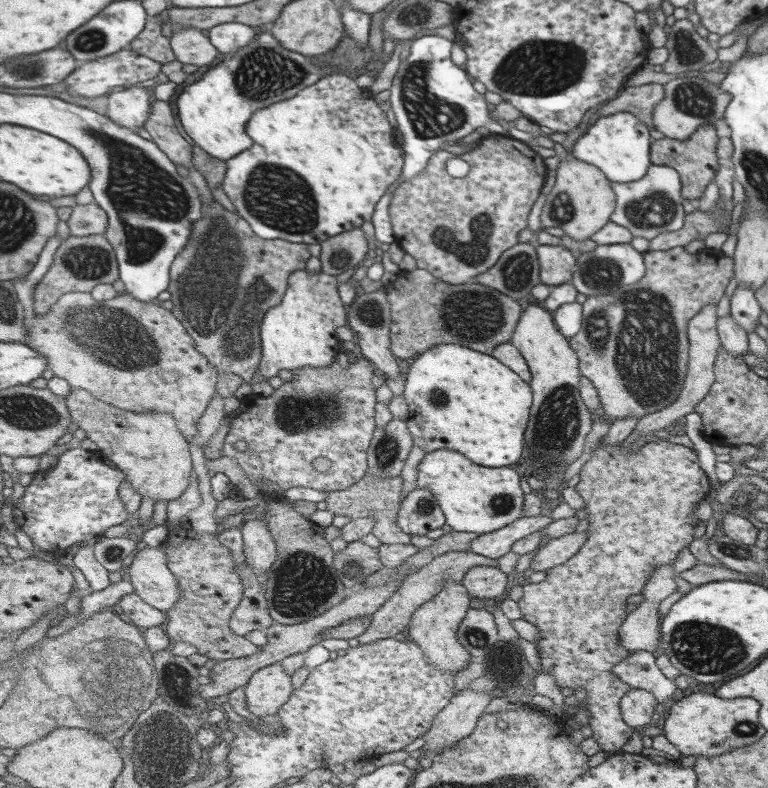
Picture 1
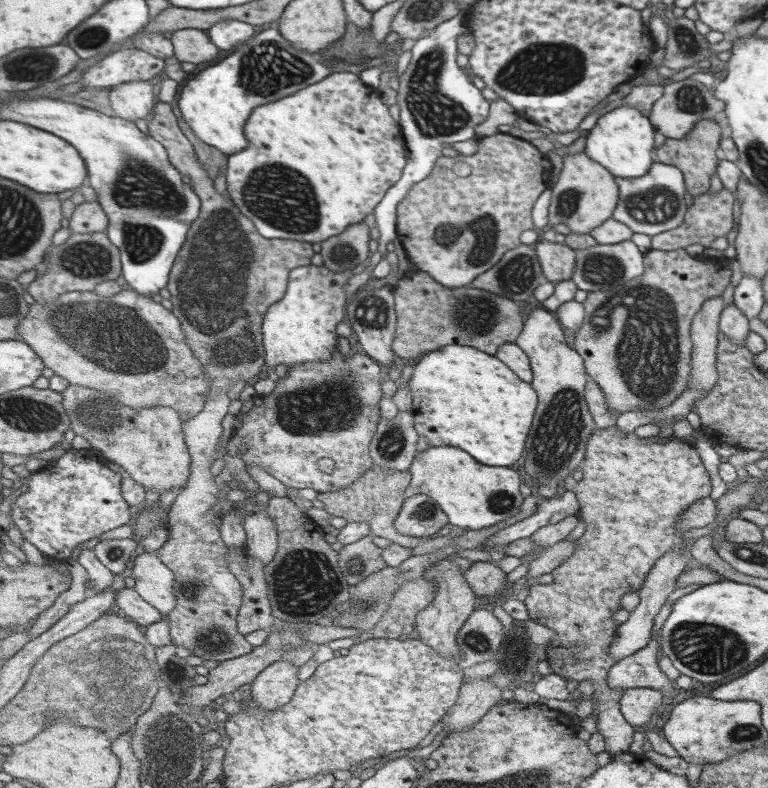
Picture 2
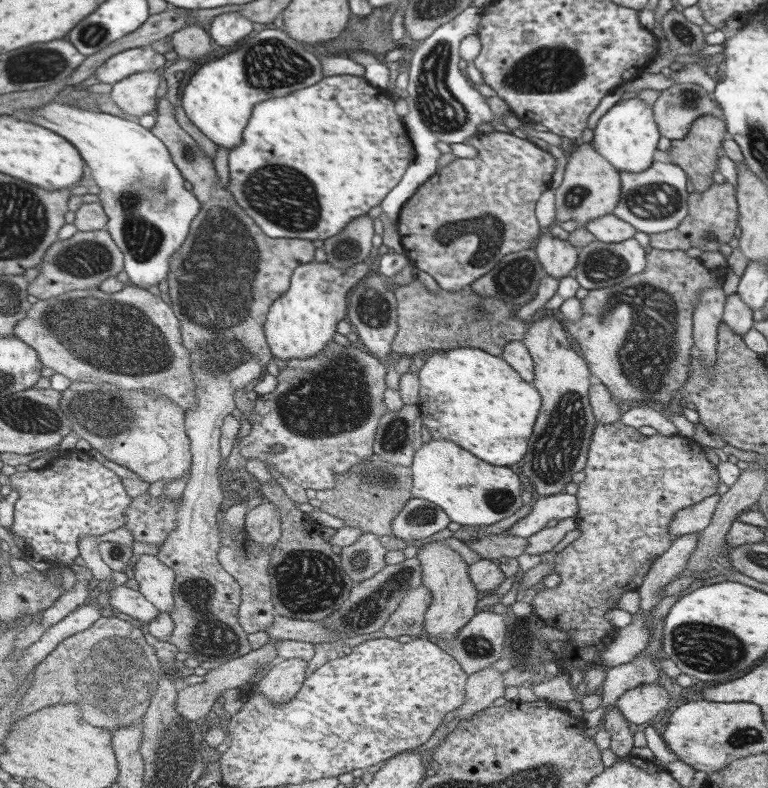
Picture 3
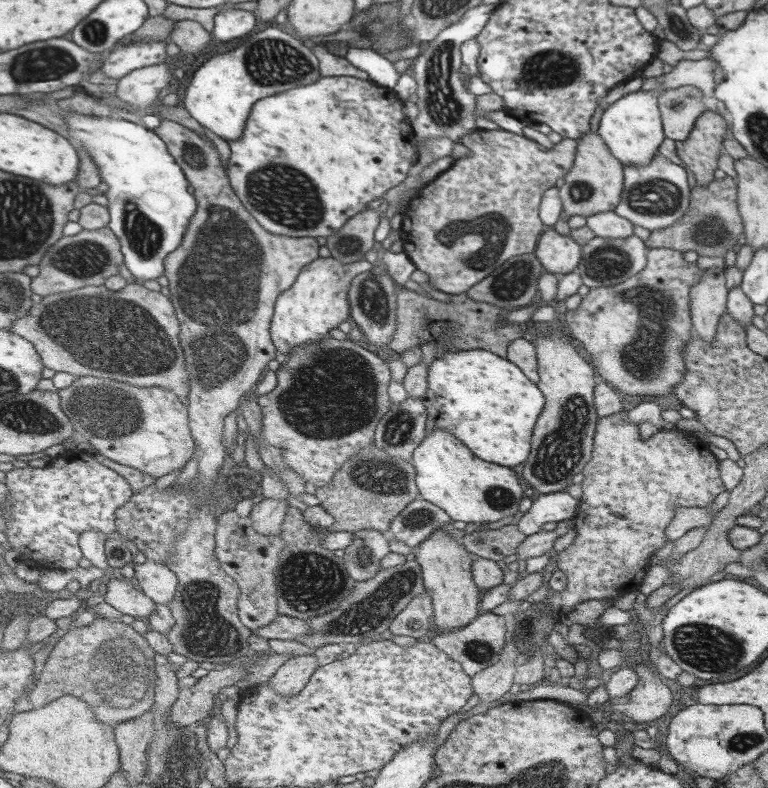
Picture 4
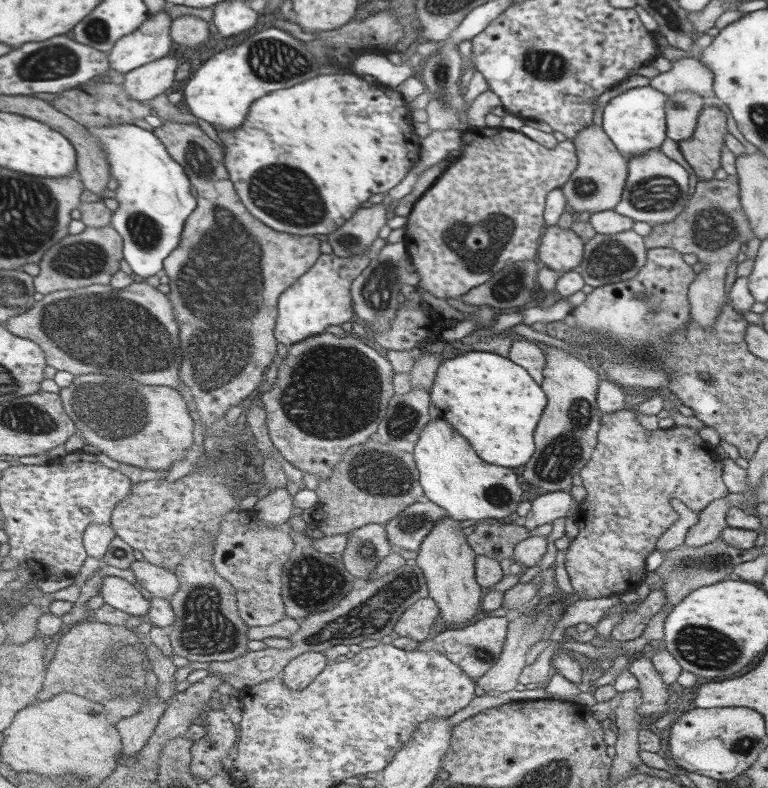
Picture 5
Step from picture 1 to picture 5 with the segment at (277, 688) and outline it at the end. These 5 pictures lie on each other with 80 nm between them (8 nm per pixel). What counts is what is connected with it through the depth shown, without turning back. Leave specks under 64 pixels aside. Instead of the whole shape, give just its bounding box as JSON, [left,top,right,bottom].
[283,651,331,690]

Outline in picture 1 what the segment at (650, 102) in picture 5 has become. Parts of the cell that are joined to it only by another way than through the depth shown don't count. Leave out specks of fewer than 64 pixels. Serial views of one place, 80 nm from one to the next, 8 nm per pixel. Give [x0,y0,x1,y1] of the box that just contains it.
[570,111,652,184]

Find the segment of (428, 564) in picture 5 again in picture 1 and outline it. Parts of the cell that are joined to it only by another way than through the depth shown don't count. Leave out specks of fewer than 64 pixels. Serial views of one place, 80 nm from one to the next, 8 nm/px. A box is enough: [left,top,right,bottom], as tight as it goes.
[407,579,473,674]

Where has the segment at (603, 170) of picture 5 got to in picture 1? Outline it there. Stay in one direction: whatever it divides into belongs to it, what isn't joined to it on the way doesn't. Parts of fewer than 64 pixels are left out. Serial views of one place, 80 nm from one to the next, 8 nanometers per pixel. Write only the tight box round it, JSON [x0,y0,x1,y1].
[541,157,616,240]

